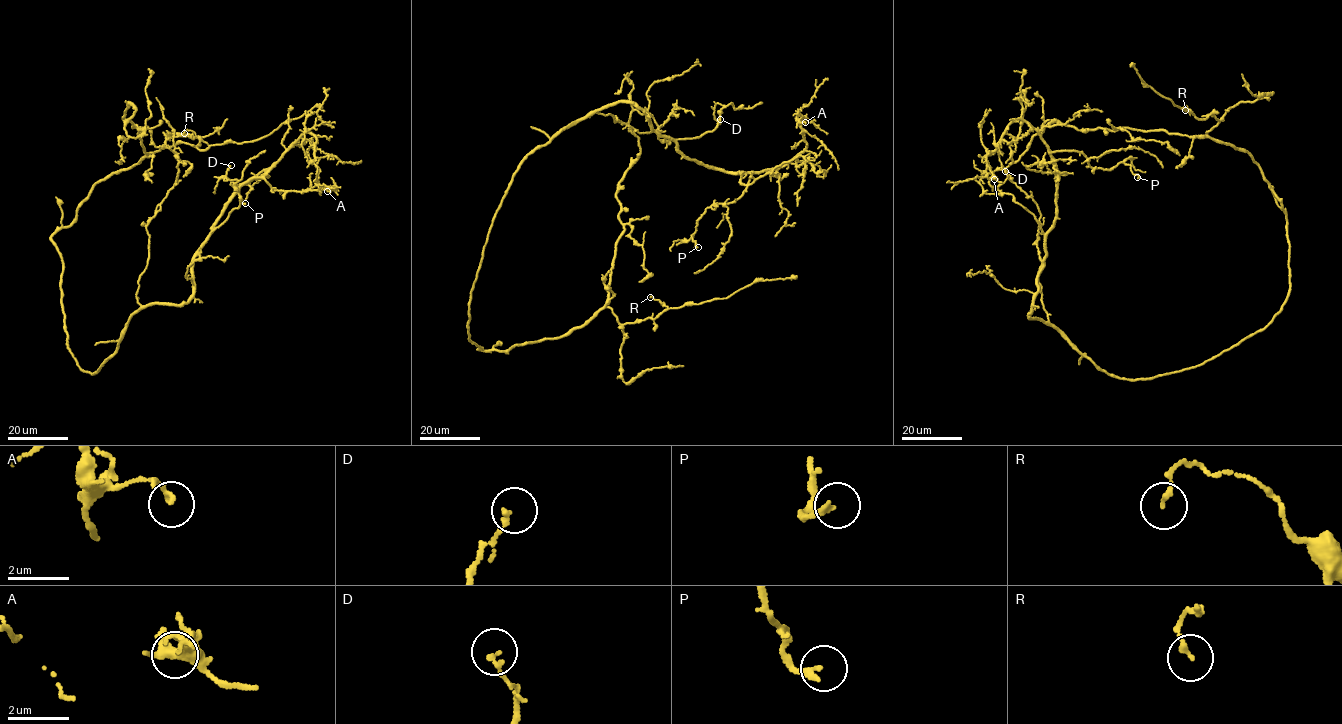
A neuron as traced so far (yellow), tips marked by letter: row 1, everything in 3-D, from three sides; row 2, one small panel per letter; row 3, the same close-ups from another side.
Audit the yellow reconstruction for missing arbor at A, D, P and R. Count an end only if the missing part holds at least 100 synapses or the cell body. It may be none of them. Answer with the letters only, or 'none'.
none

